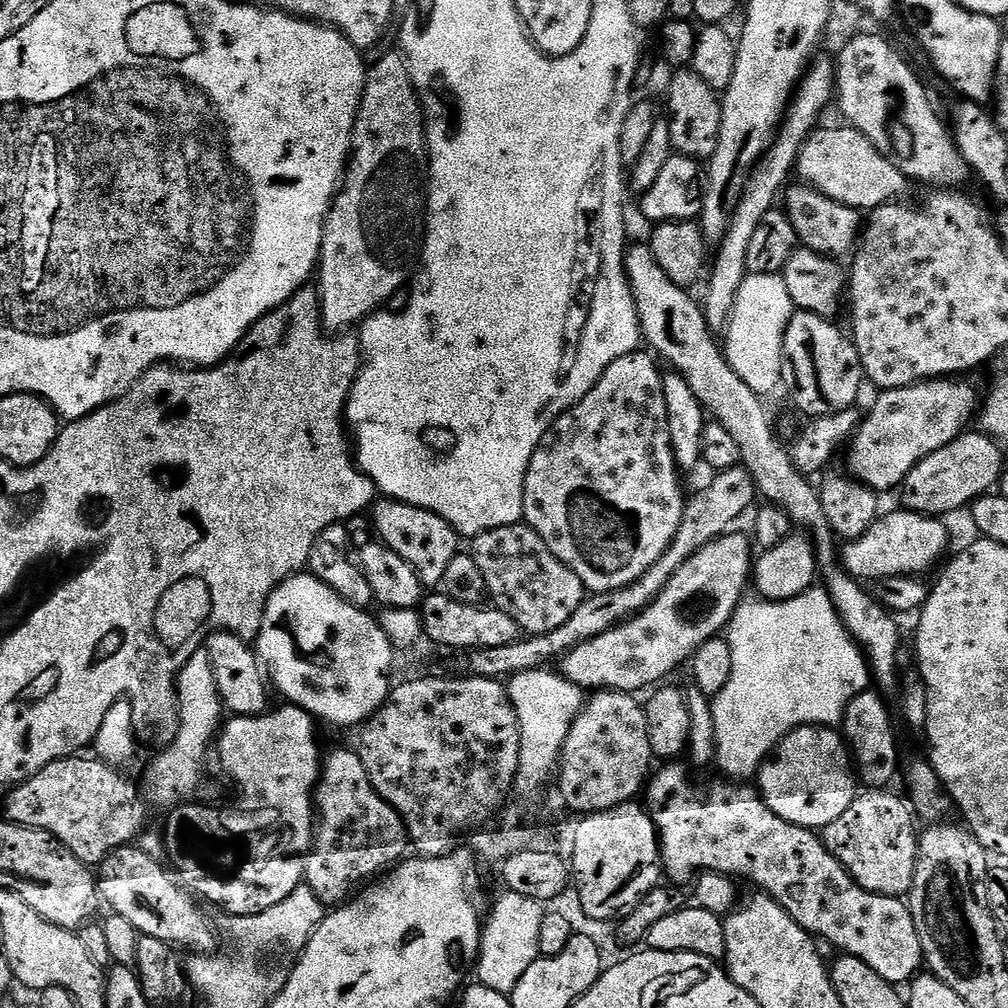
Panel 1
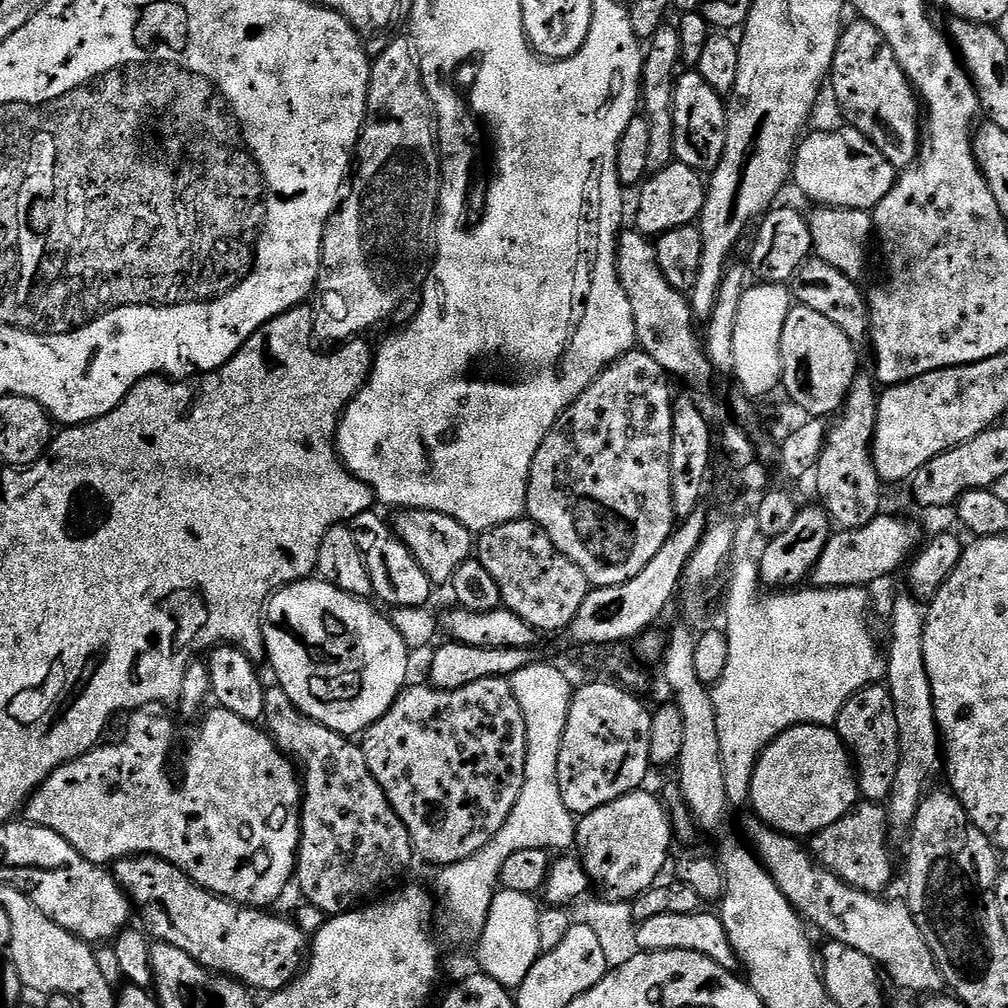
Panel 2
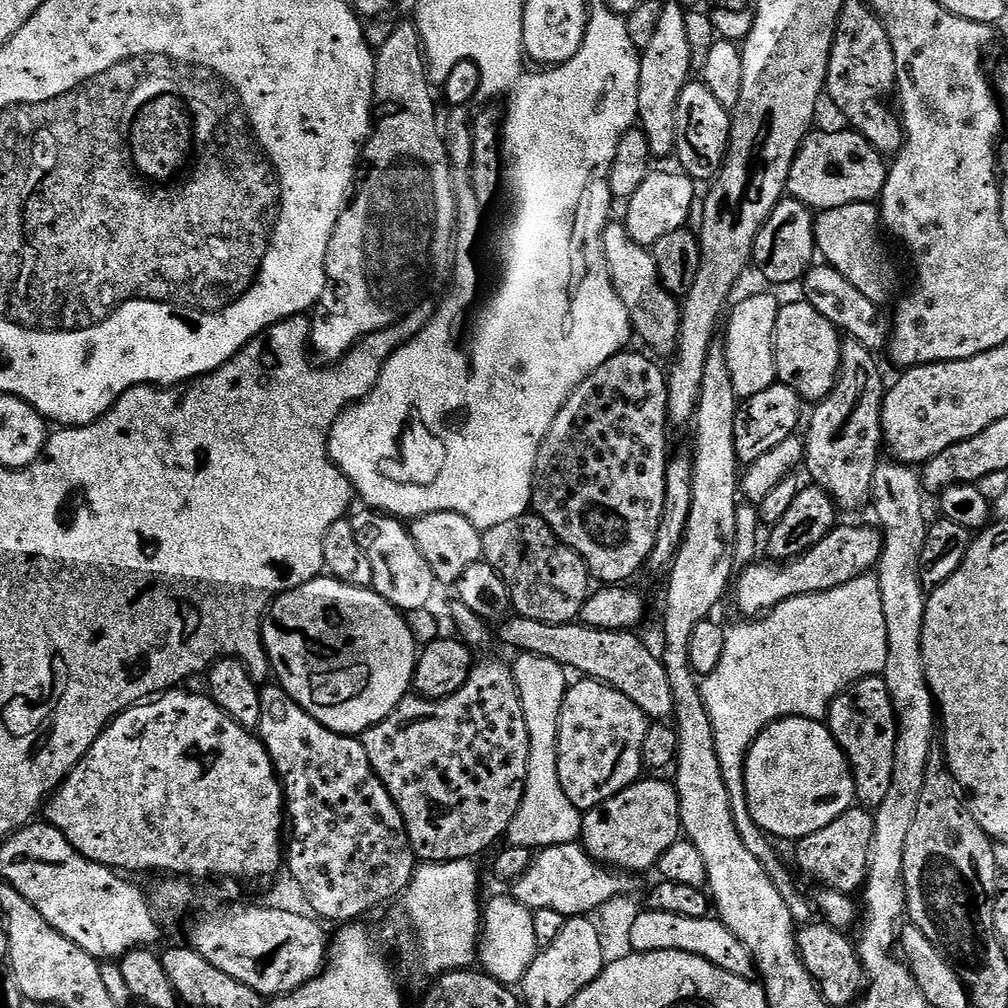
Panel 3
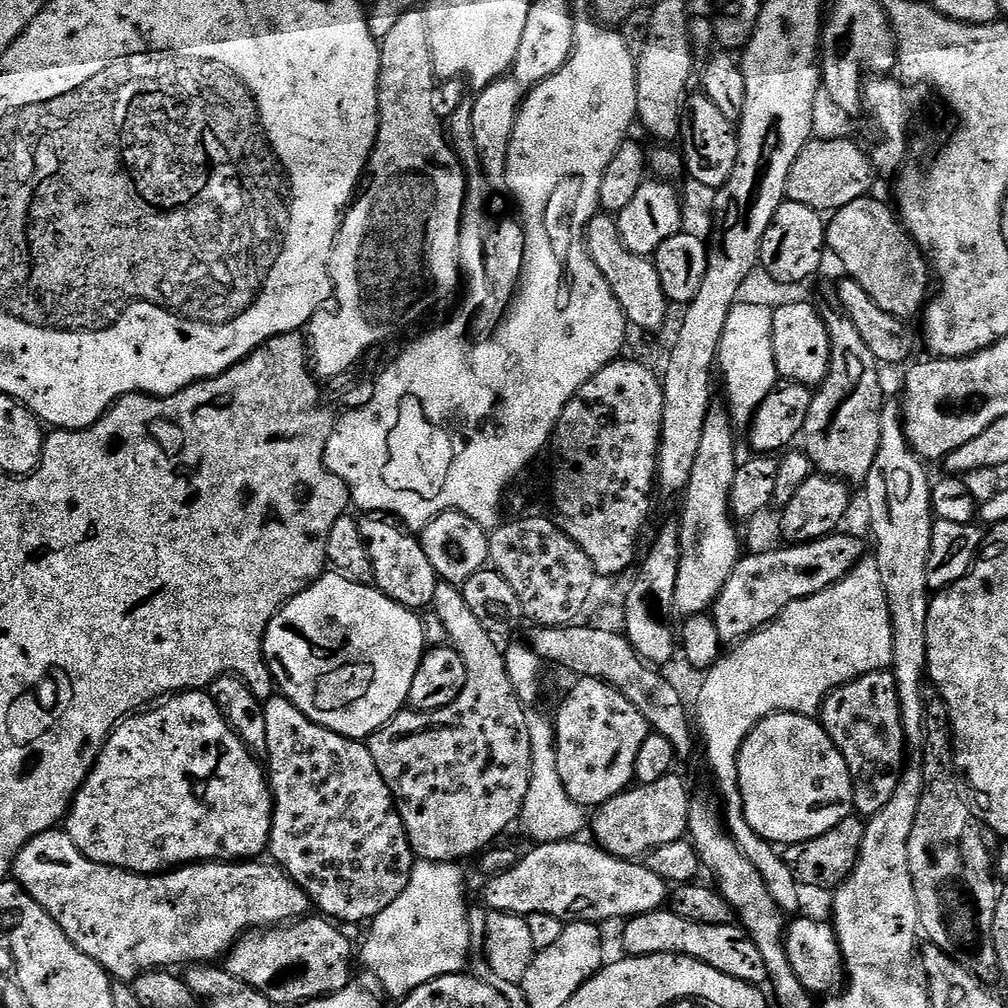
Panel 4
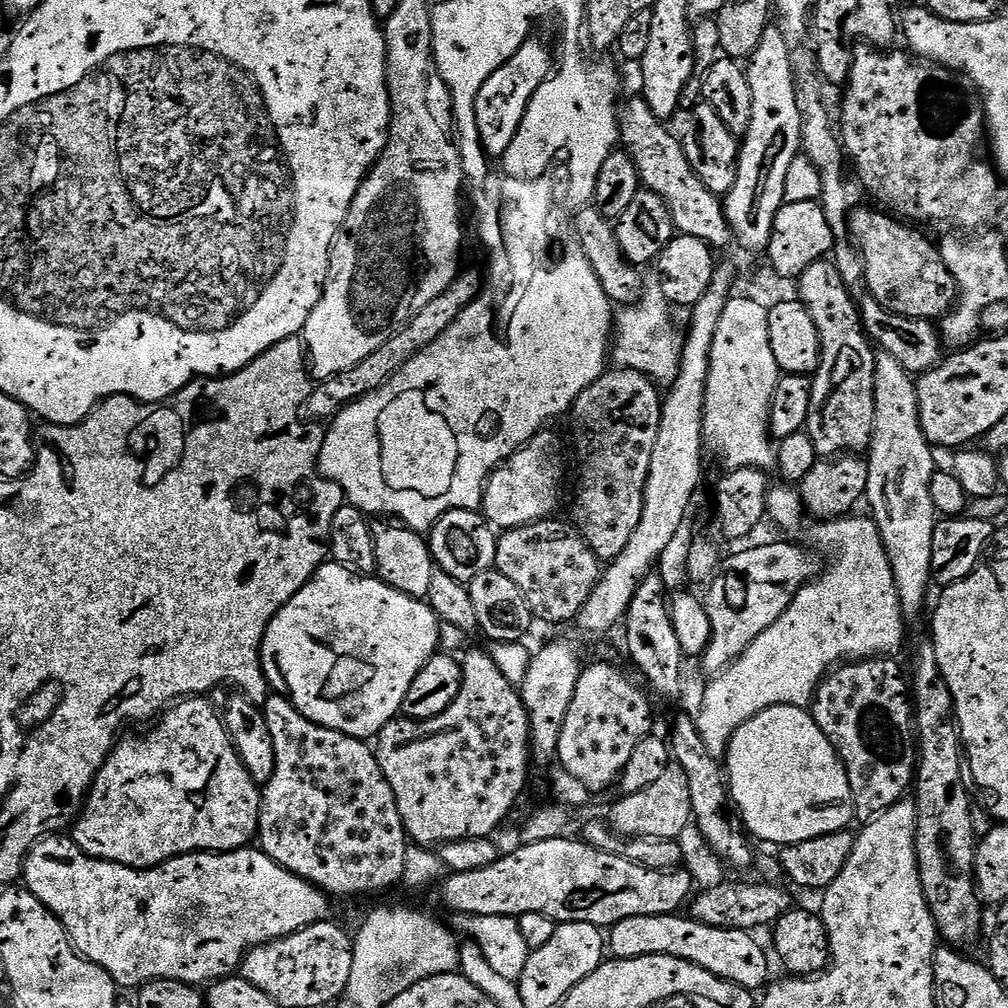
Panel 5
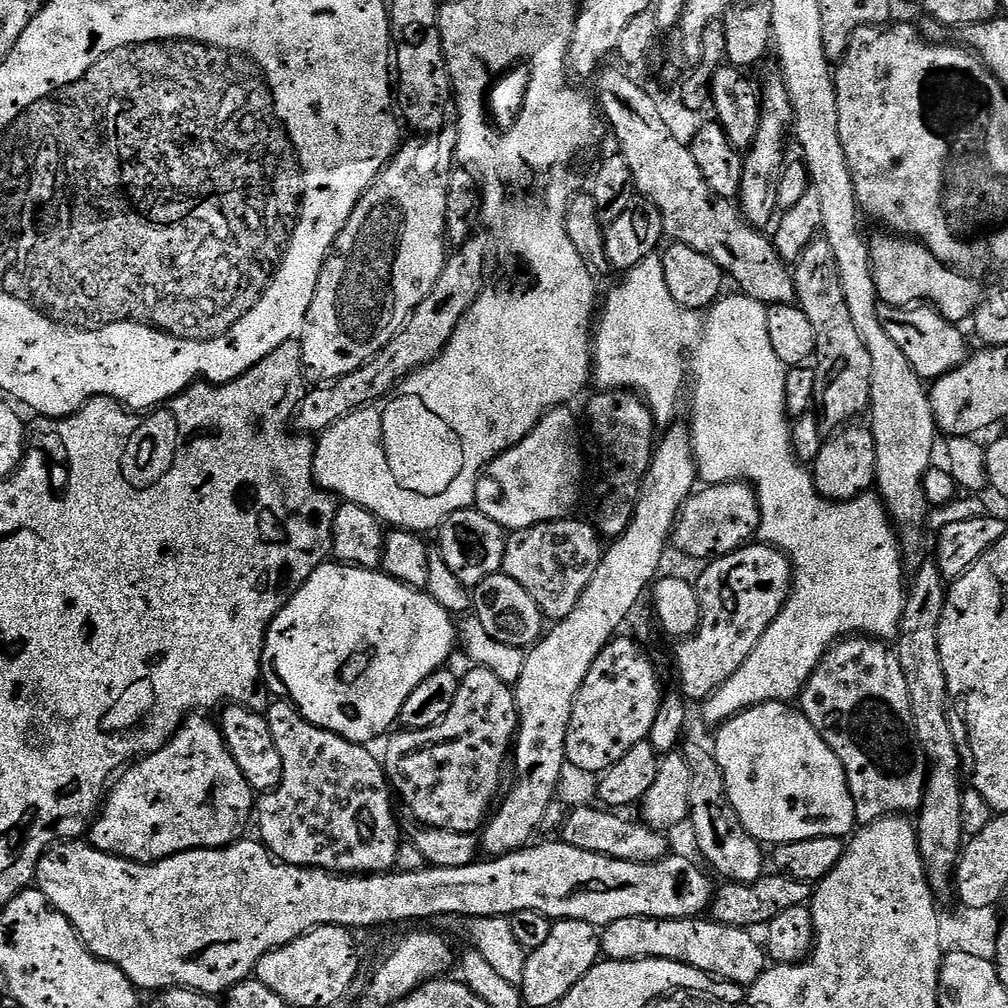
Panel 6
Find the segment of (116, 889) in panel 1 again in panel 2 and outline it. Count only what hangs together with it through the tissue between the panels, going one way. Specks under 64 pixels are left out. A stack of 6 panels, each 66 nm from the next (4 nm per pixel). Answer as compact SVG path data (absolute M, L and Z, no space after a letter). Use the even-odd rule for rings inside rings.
M127 856L114 865L116 883L128 897L131 907L140 911L143 927L153 941L169 943L184 950L194 962L213 974L223 974L240 981L260 994L271 994L282 990L300 975L310 951L310 940L296 924L271 916L271 911L241 906L222 896L215 896L198 887L178 866L157 856Z

